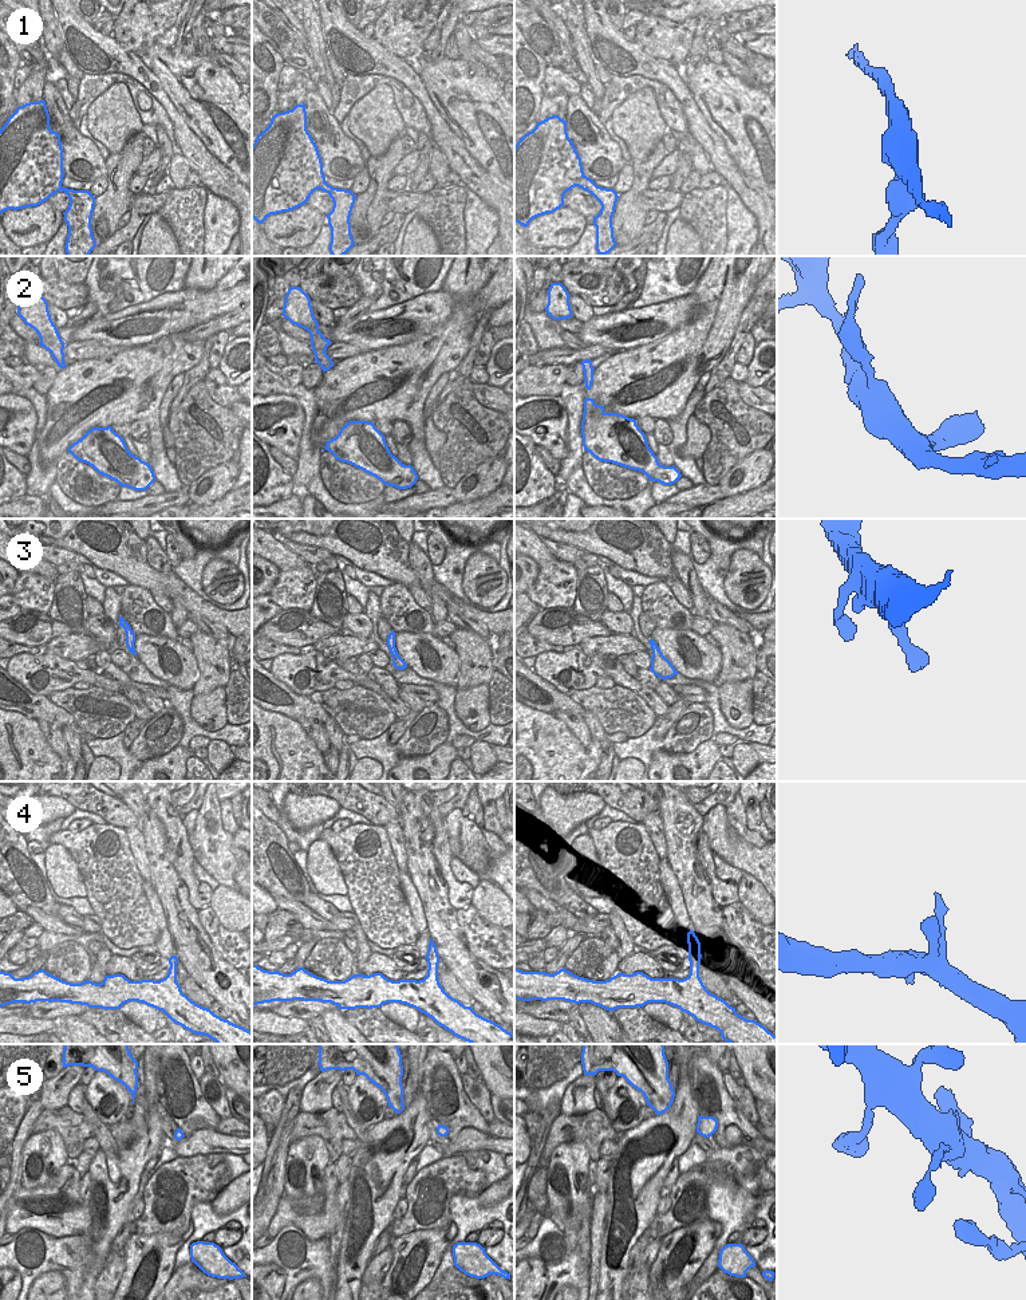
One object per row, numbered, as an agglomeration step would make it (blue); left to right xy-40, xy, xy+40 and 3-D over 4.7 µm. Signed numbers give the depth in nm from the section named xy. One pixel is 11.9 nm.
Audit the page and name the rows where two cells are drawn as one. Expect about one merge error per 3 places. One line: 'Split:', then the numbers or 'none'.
Split: 1

